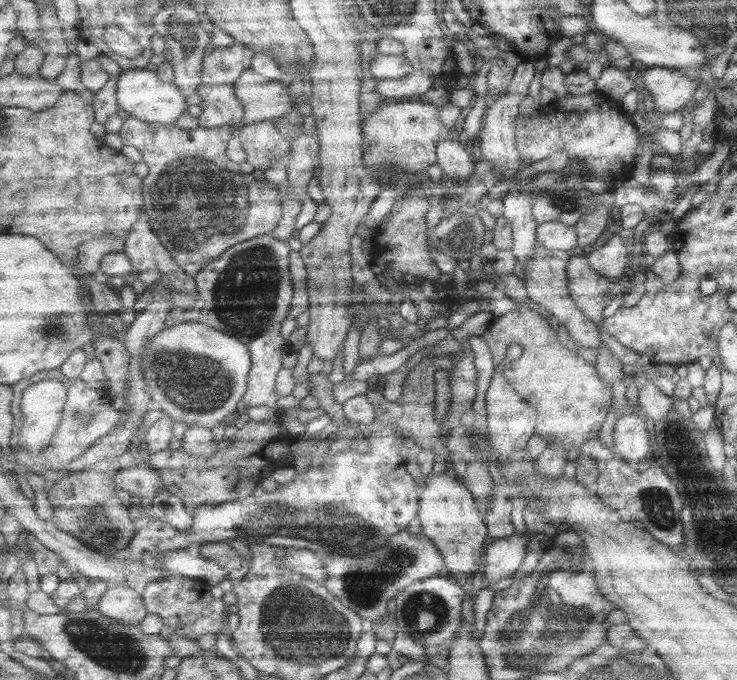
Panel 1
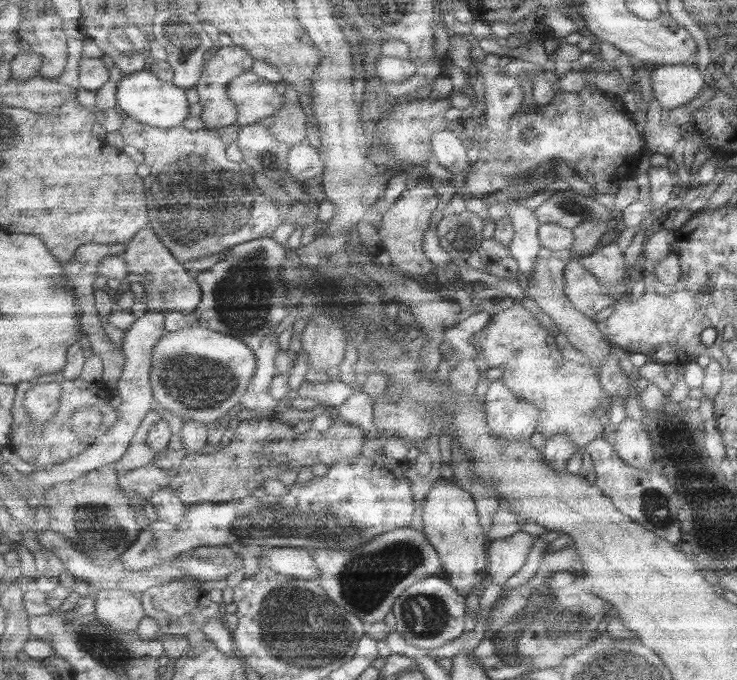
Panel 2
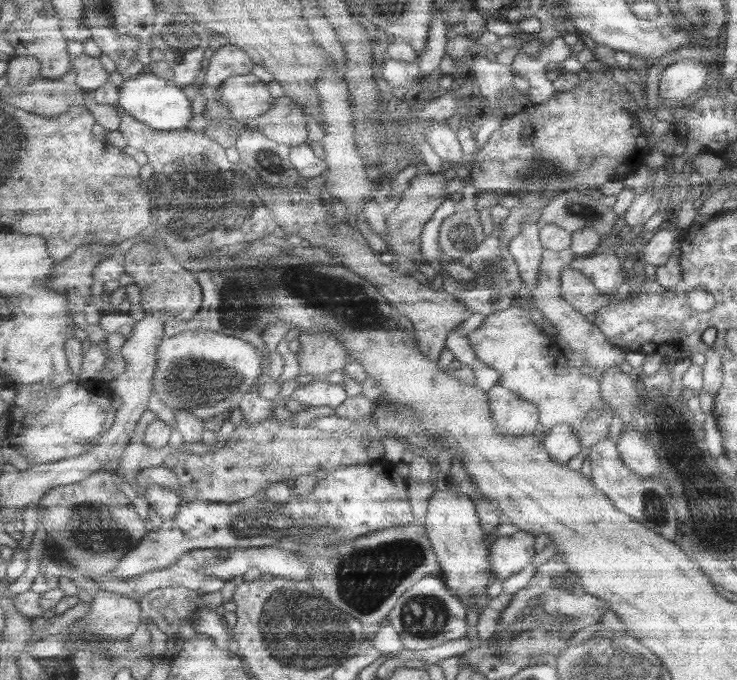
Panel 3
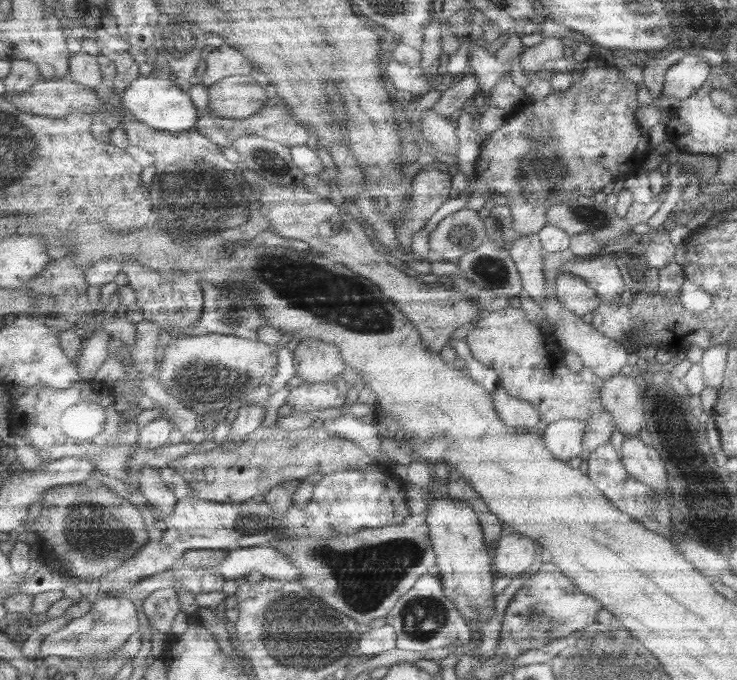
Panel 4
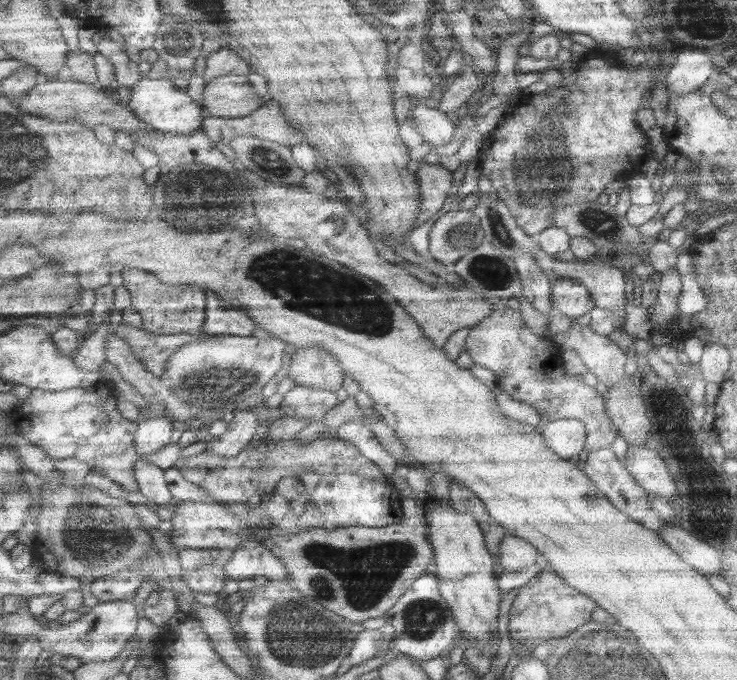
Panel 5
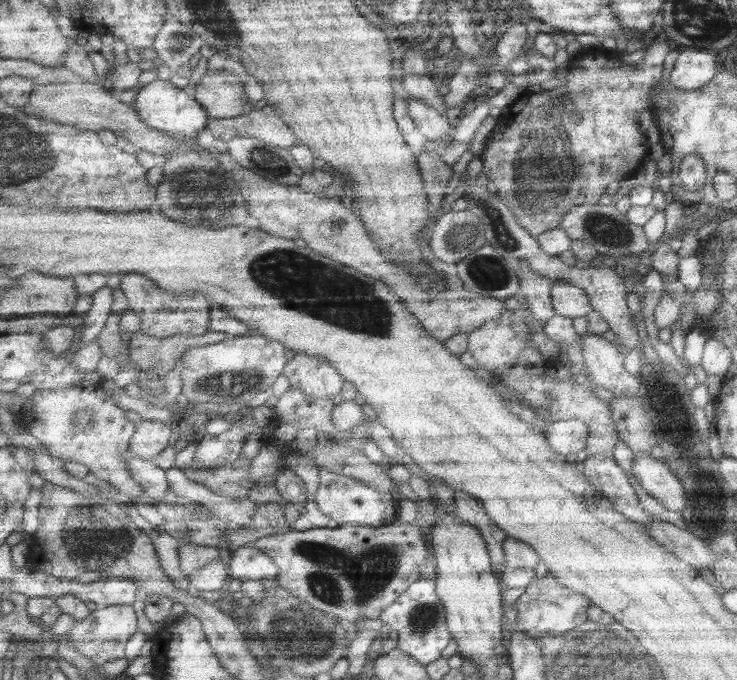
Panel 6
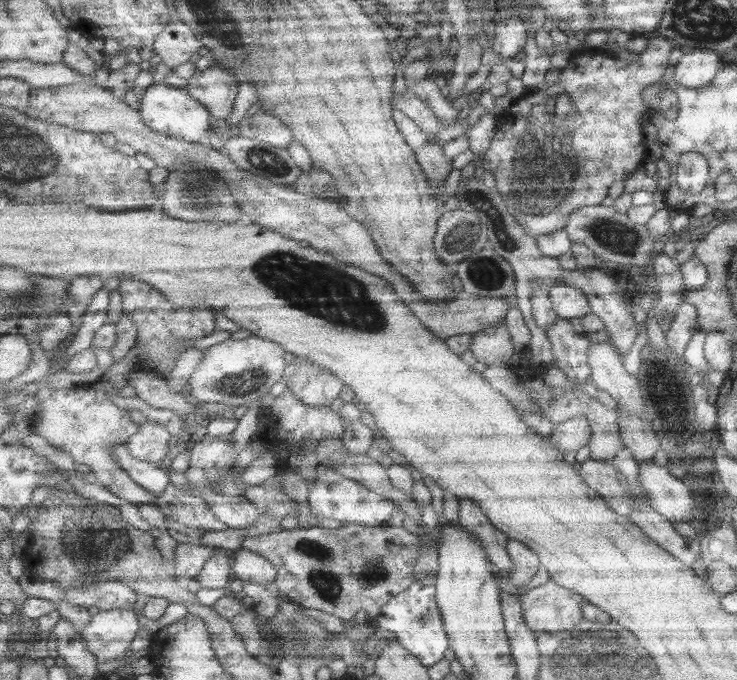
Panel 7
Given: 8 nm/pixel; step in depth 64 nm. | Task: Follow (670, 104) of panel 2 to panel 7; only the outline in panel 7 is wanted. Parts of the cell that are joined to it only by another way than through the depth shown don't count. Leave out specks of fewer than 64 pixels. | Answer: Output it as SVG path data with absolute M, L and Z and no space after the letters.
M691 50L689 54L683 52L683 56L679 58L675 78L681 86L693 90L707 86L715 78L717 70L719 70L719 56L715 56L715 52Z

